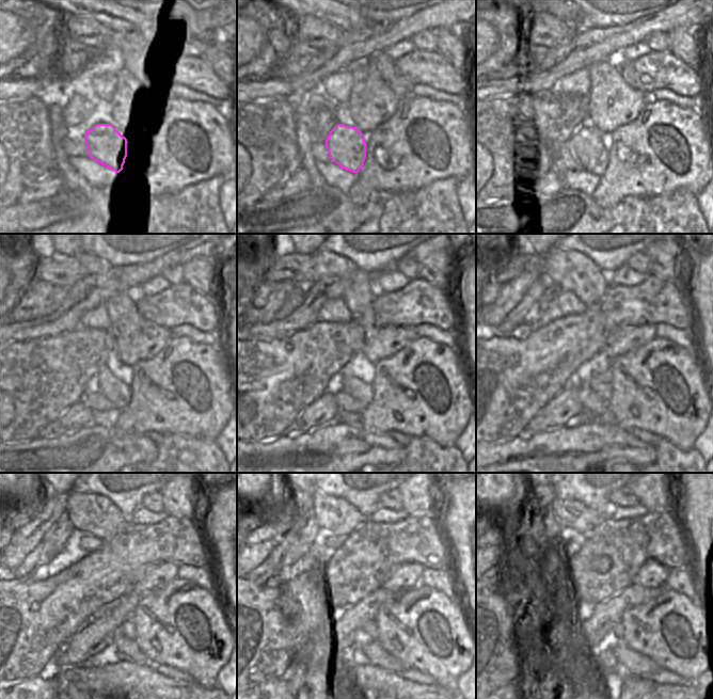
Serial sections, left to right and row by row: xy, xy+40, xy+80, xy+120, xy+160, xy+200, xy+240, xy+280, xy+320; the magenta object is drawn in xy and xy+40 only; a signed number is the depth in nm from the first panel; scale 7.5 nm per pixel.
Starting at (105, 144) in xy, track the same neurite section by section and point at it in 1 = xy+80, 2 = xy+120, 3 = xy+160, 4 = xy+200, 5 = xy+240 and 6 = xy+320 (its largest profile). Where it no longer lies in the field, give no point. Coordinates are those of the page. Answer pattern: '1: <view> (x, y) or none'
1: xy+80 (587, 147)
2: xy+120 (119, 394)
3: xy+160 (363, 393)
4: xy+200 (604, 391)
5: xy+240 (127, 629)
6: xy+320 (618, 630)

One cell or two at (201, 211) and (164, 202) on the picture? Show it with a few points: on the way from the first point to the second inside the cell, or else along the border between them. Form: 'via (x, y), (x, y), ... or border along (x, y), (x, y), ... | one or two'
via (192, 211), (173, 210) | one

